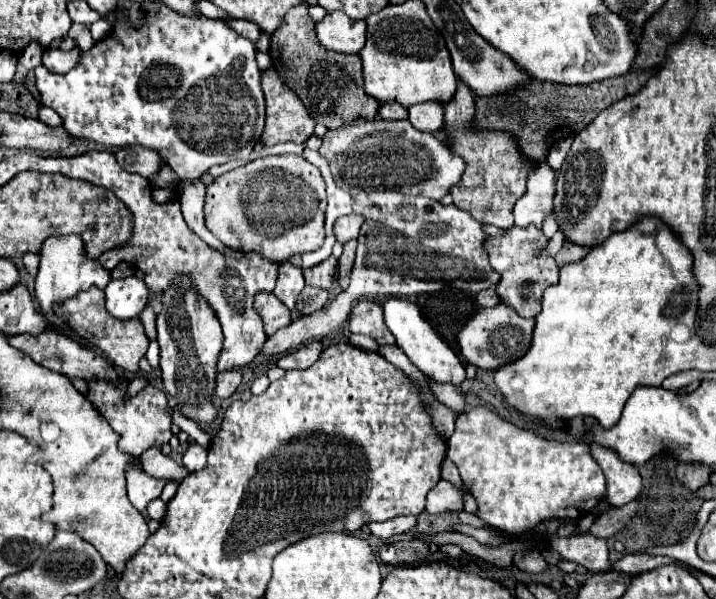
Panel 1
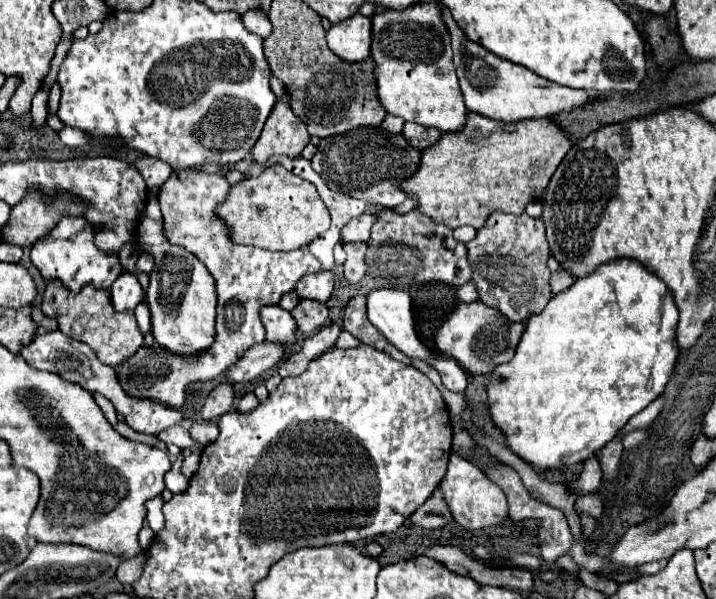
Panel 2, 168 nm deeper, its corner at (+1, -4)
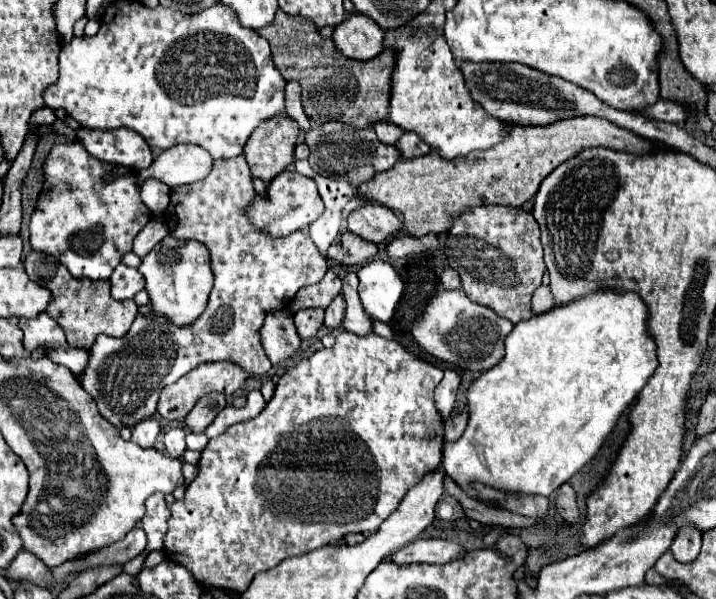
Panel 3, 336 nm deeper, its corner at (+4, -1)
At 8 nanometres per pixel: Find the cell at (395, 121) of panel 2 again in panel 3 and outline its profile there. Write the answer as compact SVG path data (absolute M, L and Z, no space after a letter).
M376 122L374 130L376 130L378 140L388 146L394 146L398 142L398 138L404 134L404 130L400 126L394 126L392 122Z

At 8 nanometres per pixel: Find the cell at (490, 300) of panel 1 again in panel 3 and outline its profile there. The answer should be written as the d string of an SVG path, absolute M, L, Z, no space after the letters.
M444 268L442 274L440 274L440 284L448 290L454 290L454 288L460 288L460 278L458 278L458 272L456 270L450 270L450 268Z

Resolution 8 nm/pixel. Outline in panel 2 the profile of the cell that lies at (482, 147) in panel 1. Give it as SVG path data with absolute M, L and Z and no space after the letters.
M469 111L467 123L459 131L443 133L435 145L423 151L421 167L417 175L405 181L403 189L413 199L419 201L419 211L425 213L427 217L433 217L433 221L445 223L453 229L463 225L481 229L487 223L487 217L491 213L503 211L503 213L521 215L527 203L537 201L545 191L549 177L555 173L557 165L561 163L561 159L569 149L571 145L569 141L565 141L565 135L561 133L561 129L553 129L553 125L549 125L549 121L545 119L505 123L505 121L493 121L489 117Z

